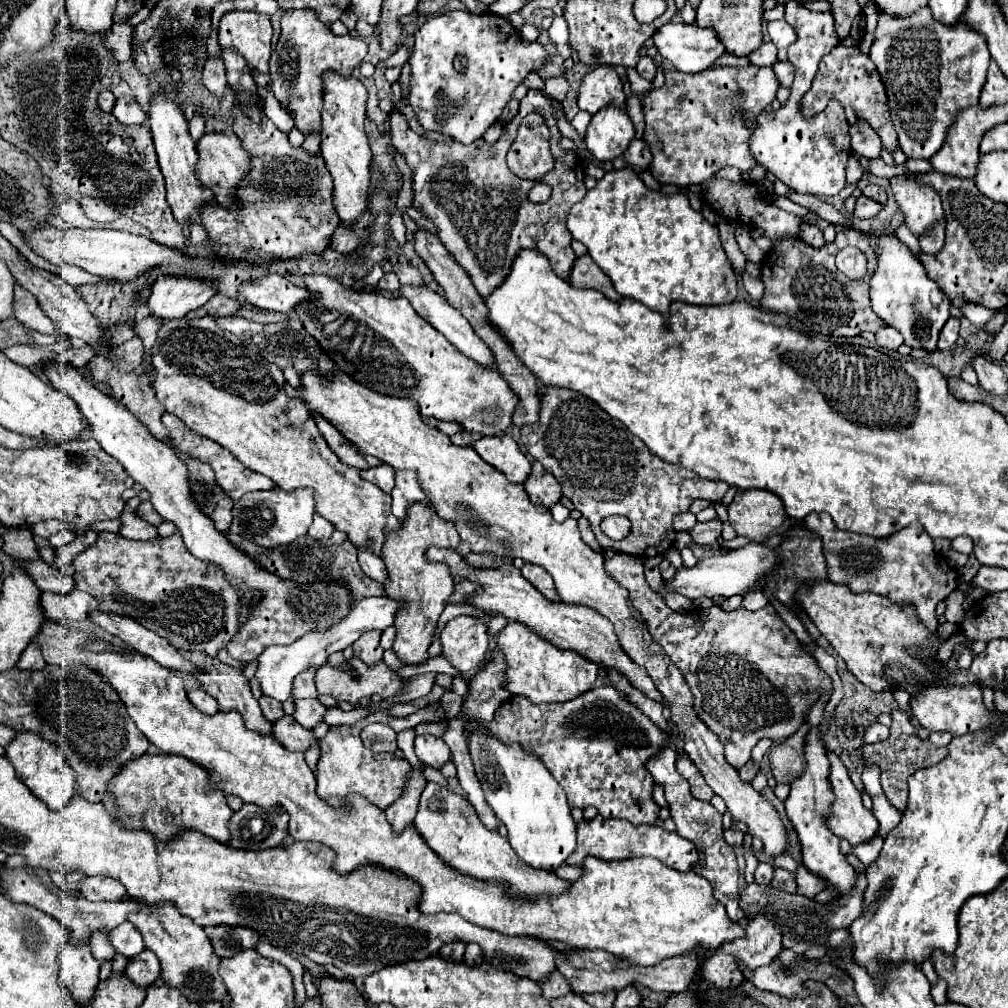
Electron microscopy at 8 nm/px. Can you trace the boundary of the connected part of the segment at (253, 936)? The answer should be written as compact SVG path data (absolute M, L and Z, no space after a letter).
M207 926L205 932L221 958L231 958L241 950L255 948L259 942L259 932L243 926Z

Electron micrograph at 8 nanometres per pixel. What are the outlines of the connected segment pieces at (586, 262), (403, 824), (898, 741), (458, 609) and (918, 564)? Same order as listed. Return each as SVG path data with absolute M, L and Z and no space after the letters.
M583 254L575 260L573 270L571 270L571 284L573 286L587 286L593 290L603 292L605 296L609 296L609 300L619 300L621 296L615 292L611 280L605 276L605 272L591 260L589 254Z
M413 770L411 778L403 790L403 796L399 800L395 800L391 806L387 806L385 814L387 814L387 820L391 822L395 834L401 834L405 828L413 826L413 818L415 818L419 798L421 798L425 784L427 784L427 780L423 778L423 774L419 770Z
M893 710L893 724L891 724L891 734L885 742L877 742L877 744L867 744L863 746L863 756L865 756L865 764L879 764L881 766L881 786L883 792L887 796L887 800L897 808L897 810L905 810L907 806L907 778L917 772L919 768L929 768L939 764L941 760L947 758L947 748L945 746L935 746L931 742L919 740L915 734L915 728L911 724L909 714Z
M448 604L439 620L438 620L438 624L434 633L433 638L434 639L439 639L439 635L442 632L443 628L445 627L445 624L449 621L452 620L458 616L461 615L466 615L466 616L473 616L473 617L477 617L477 618L482 618L484 616L486 616L486 614L479 609L476 609L470 605L465 605L465 604Z
M811 512L803 526L807 532L815 532L823 540L823 556L827 562L829 580L835 584L849 586L851 592L873 592L891 598L893 602L911 602L917 616L925 620L929 630L937 630L935 606L957 590L959 574L947 564L945 558L937 556L933 538L923 532L921 524L911 524L887 538L875 538L855 532L843 532L835 526L831 516L825 512Z

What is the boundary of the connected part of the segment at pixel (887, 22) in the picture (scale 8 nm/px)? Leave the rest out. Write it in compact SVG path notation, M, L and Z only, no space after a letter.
M923 8L909 18L891 20L887 14L879 12L879 24L875 30L875 42L869 52L871 60L875 60L877 70L883 76L883 84L887 84L891 120L899 136L899 146L907 158L925 158L929 160L943 146L951 124L957 120L959 112L979 104L981 88L985 84L987 68L991 56L987 52L987 42L977 32L971 32L967 24L957 24L955 28L943 28L933 20L931 10Z

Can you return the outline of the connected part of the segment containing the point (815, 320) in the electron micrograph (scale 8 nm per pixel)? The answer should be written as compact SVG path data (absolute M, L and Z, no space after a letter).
M839 230L835 240L823 248L813 248L801 240L783 240L783 244L771 250L761 262L761 280L765 284L761 306L765 306L769 312L797 318L817 334L831 338L857 336L865 330L879 332L885 322L871 310L869 284L861 286L863 280L849 282L847 276L843 276L843 272L839 272L835 266L835 256L845 246L855 246L865 252L869 258L869 276L873 276L877 270L877 254L859 230Z

